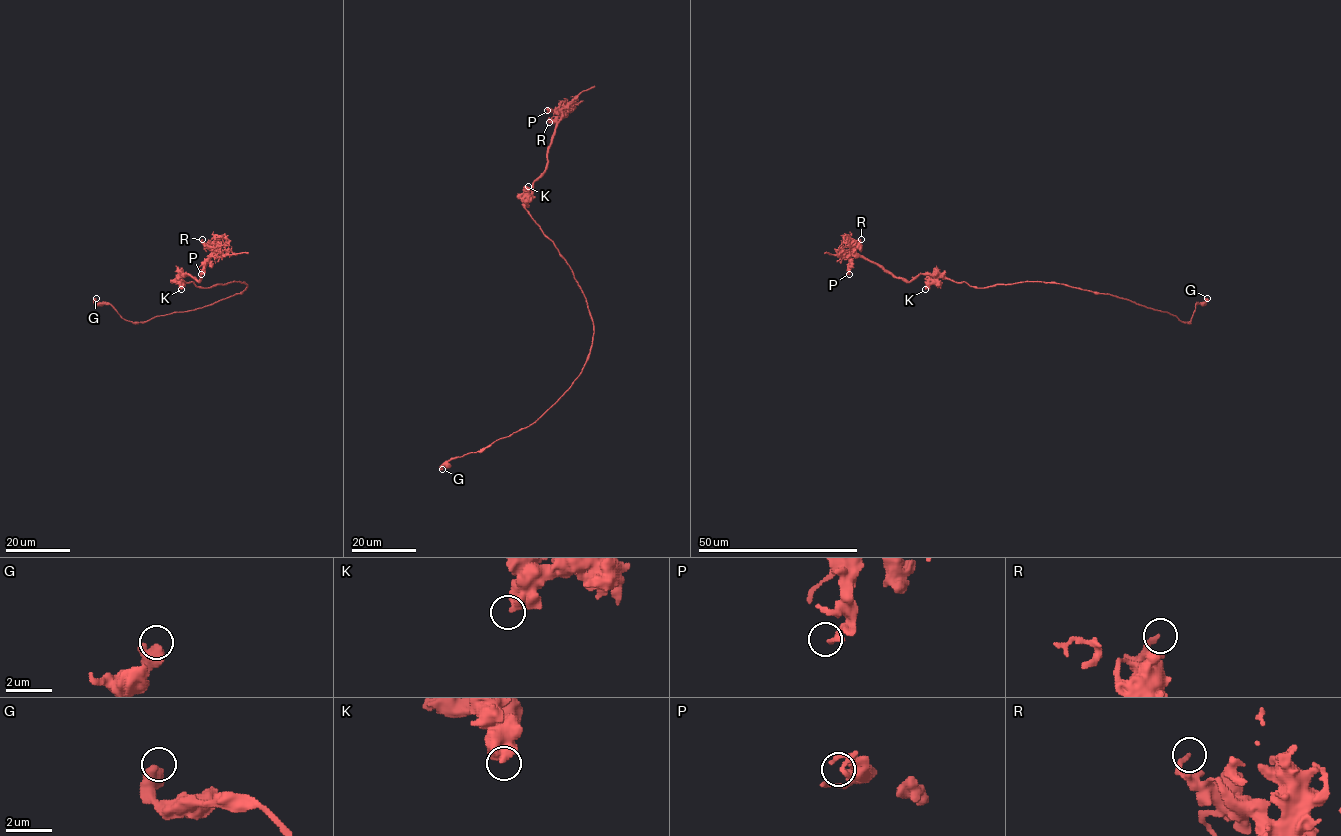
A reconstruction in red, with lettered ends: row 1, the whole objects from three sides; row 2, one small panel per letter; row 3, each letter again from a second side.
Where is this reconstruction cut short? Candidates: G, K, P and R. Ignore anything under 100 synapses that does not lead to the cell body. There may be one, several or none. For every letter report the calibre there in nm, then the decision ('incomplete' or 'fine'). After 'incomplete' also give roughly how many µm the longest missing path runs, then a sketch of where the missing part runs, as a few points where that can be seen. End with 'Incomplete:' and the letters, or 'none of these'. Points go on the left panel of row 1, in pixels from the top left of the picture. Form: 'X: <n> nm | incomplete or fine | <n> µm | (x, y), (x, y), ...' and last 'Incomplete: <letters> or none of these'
G: 650 nm | fine
K: 500 nm | fine
P: 240 nm | fine
R: 220 nm | fine
Incomplete: none of these

